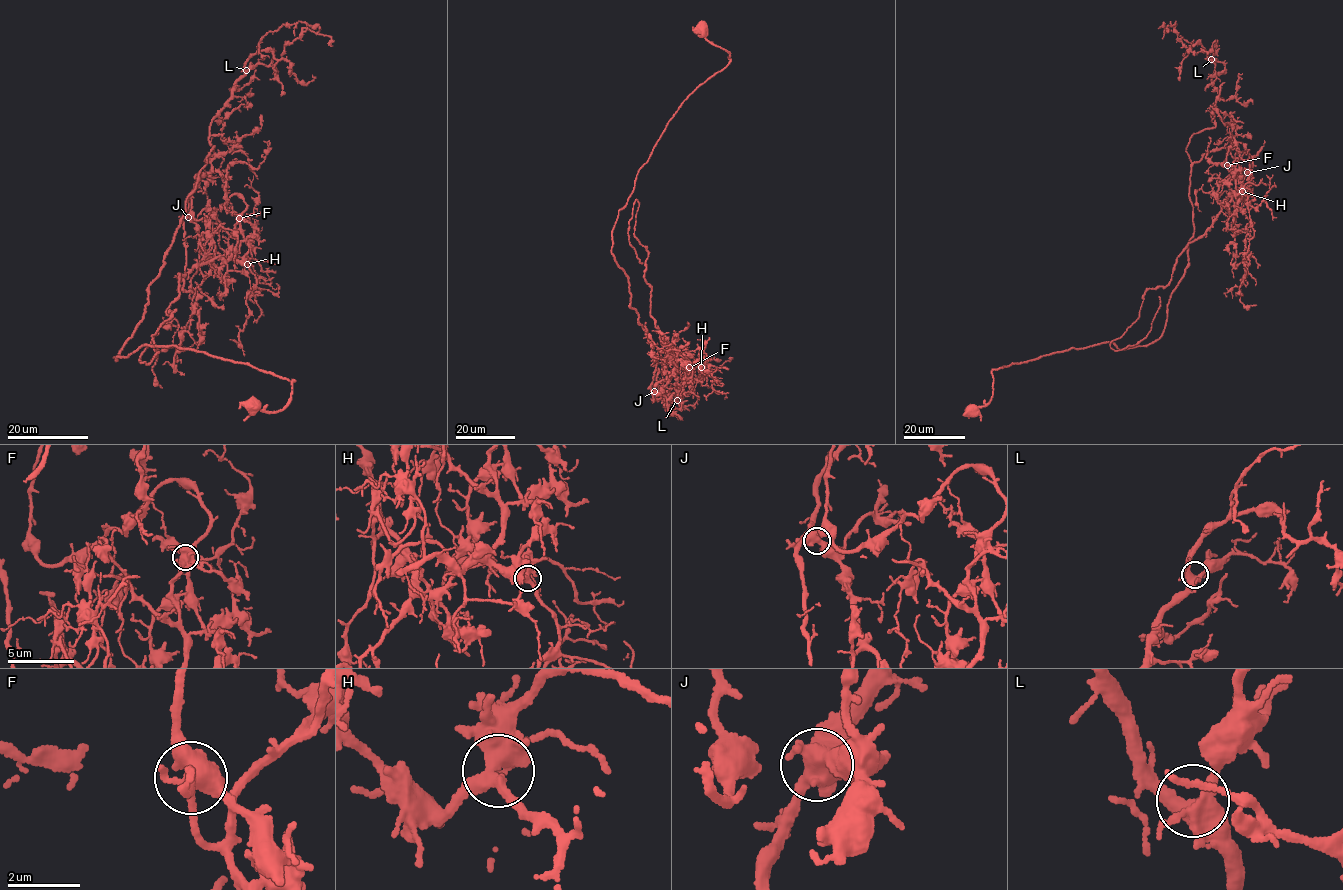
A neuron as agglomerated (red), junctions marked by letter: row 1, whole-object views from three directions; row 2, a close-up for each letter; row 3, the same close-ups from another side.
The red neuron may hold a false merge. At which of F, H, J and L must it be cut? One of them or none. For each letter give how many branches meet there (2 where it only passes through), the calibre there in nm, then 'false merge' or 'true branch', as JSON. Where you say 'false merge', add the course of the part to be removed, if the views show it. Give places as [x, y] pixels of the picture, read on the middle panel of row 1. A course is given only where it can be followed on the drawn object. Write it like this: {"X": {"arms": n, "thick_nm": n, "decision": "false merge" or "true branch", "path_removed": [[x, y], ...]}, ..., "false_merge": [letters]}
{"F": {"arms": 6, "thick_nm": 550, "decision": "false merge", "path_removed": [[689, 367], [650, 313], [648, 253], [634, 234], [636, 199], [628, 238], [642, 263]]}, "H": {"arms": 6, "thick_nm": 400, "decision": "true branch"}, "J": {"arms": 4, "thick_nm": 480, "decision": "true branch"}, "L": {"arms": 5, "thick_nm": 480, "decision": "true branch"}, "false_merge": ["F"]}

